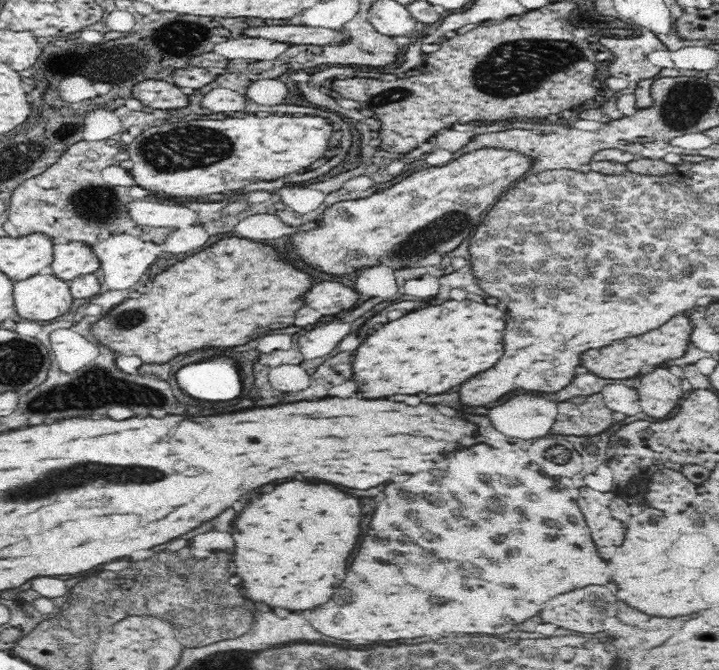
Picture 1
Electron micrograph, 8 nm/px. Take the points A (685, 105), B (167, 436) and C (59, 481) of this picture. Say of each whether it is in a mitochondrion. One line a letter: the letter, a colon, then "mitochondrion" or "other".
A: mitochondrion
B: other
C: mitochondrion

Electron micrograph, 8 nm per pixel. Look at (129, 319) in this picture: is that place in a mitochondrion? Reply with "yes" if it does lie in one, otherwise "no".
yes

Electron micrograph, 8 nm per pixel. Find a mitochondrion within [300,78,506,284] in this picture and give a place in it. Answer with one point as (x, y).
(452, 224)

